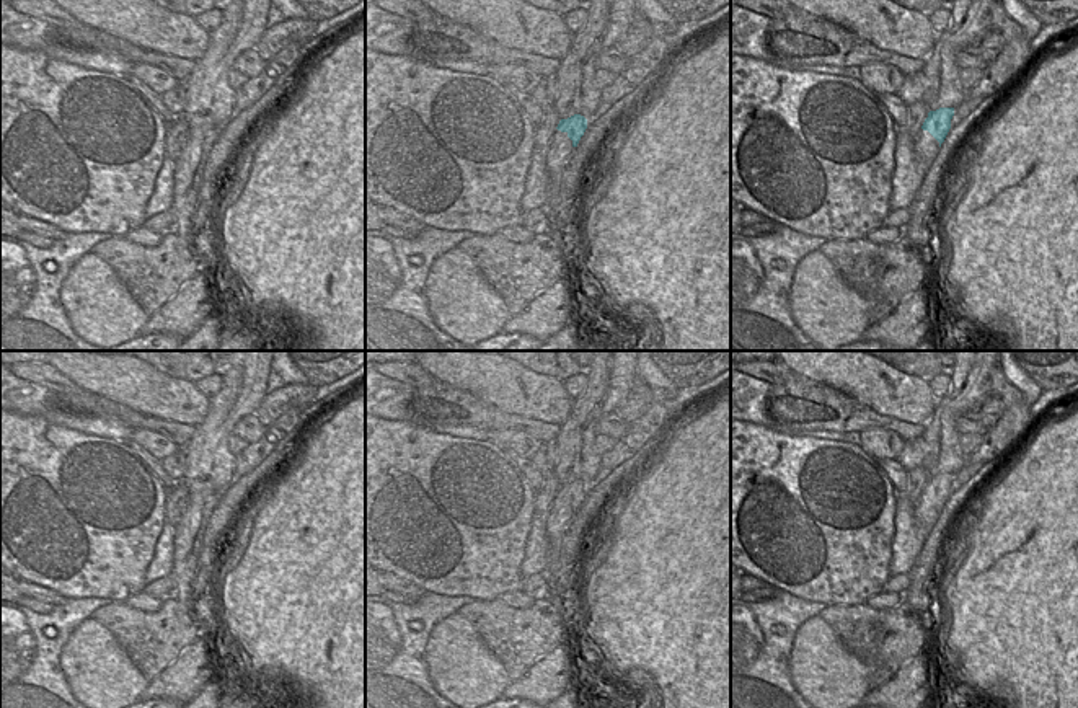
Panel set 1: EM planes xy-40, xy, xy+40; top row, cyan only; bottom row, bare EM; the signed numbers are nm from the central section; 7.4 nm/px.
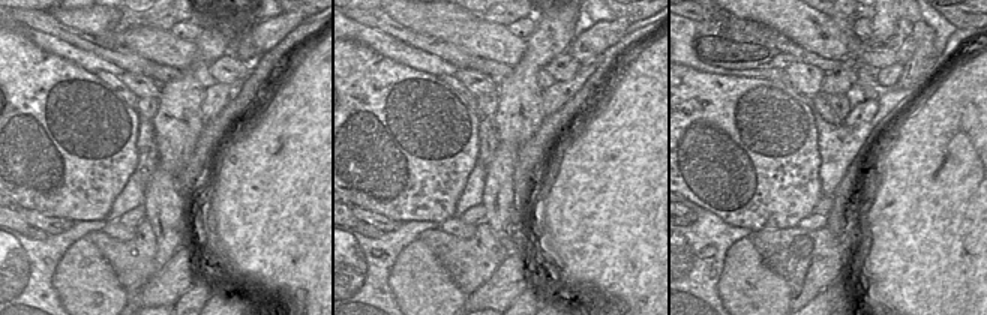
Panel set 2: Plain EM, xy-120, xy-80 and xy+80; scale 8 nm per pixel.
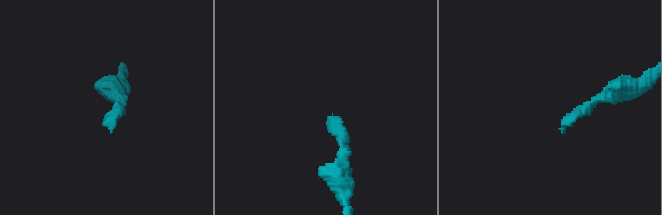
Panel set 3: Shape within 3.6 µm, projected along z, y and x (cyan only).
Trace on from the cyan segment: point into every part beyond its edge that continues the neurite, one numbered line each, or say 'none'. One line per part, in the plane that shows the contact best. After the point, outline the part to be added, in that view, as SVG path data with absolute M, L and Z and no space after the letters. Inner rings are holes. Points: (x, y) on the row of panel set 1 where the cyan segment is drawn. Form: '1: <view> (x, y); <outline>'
1: xy (560, 149); M554 131L546 153L546 171L548 171L548 199L554 197L561 186L563 171L576 147L568 137L568 132Z

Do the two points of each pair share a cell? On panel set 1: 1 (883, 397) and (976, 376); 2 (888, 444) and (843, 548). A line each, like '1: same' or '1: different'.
1: different
2: different

